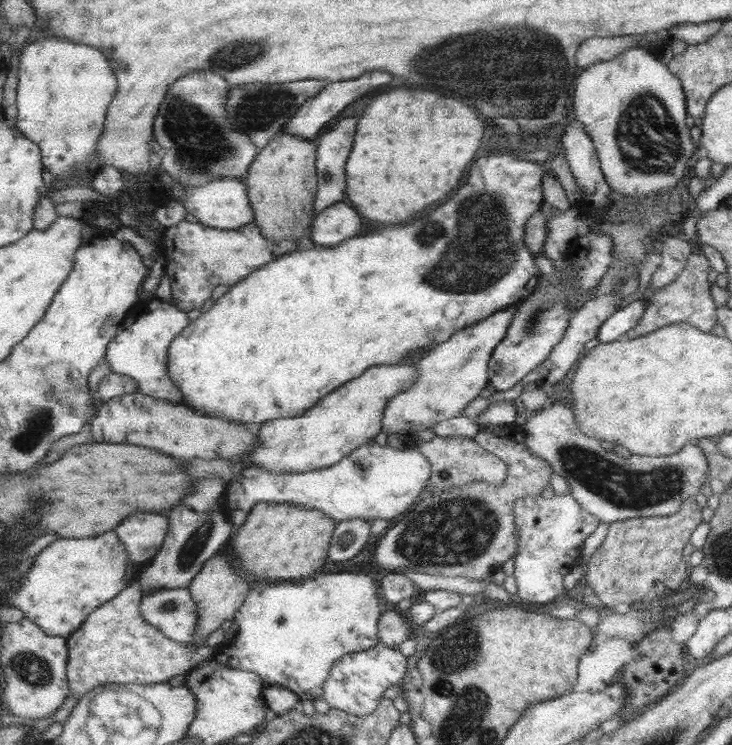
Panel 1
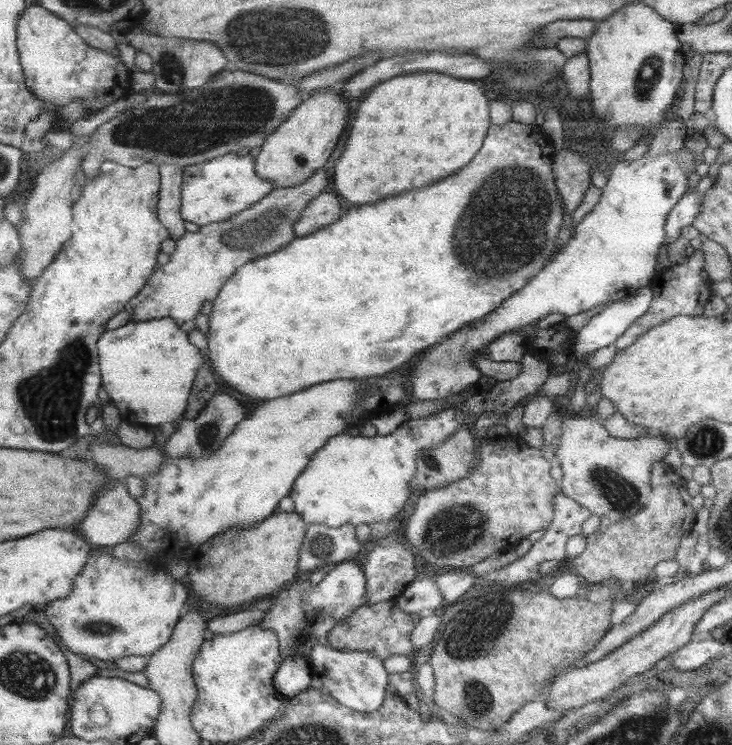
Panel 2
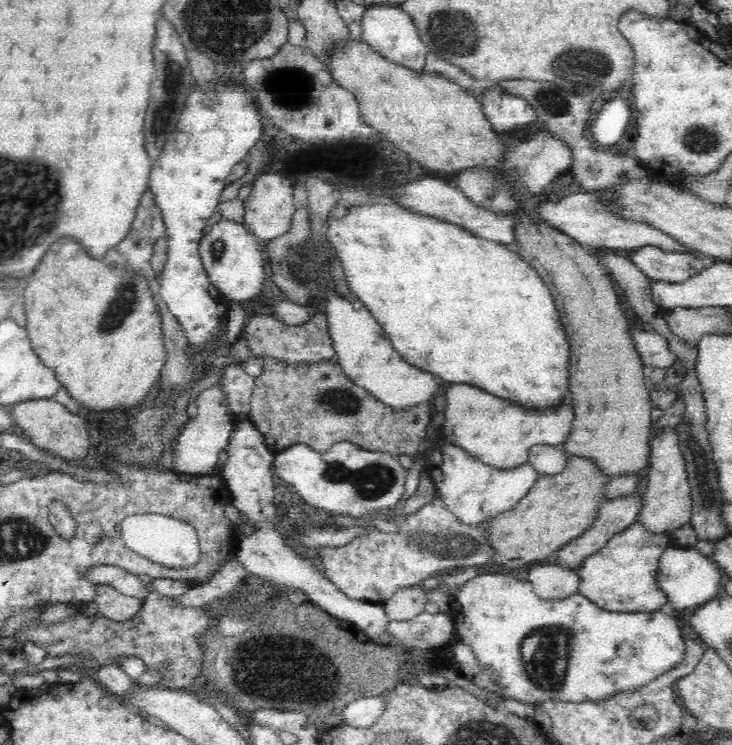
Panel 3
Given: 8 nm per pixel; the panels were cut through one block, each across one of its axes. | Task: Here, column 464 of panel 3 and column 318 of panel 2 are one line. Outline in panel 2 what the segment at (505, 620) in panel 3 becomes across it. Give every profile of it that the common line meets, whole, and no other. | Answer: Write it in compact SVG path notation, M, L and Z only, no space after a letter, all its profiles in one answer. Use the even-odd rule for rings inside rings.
M342 561L314 588L308 581L296 580L288 590L280 592L274 604L256 623L276 633L283 659L302 652L307 655L307 651L316 644L328 645L327 636L333 628L367 602L366 578L362 571L361 564L358 566L353 561Z

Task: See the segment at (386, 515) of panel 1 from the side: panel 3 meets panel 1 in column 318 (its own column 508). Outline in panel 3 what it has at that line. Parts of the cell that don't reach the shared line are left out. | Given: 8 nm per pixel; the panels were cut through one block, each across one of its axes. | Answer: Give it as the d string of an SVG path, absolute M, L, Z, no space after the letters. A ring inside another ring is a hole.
M444 441L439 442L434 447L434 452L430 454L430 458L426 462L426 467L427 473L436 486L436 497L445 503L446 509L453 513L458 521L467 525L488 523L500 514L513 510L522 501L522 498L530 492L530 488L537 484L540 478L539 473L530 462L510 470L500 470L473 458L464 448L457 446L457 444Z

